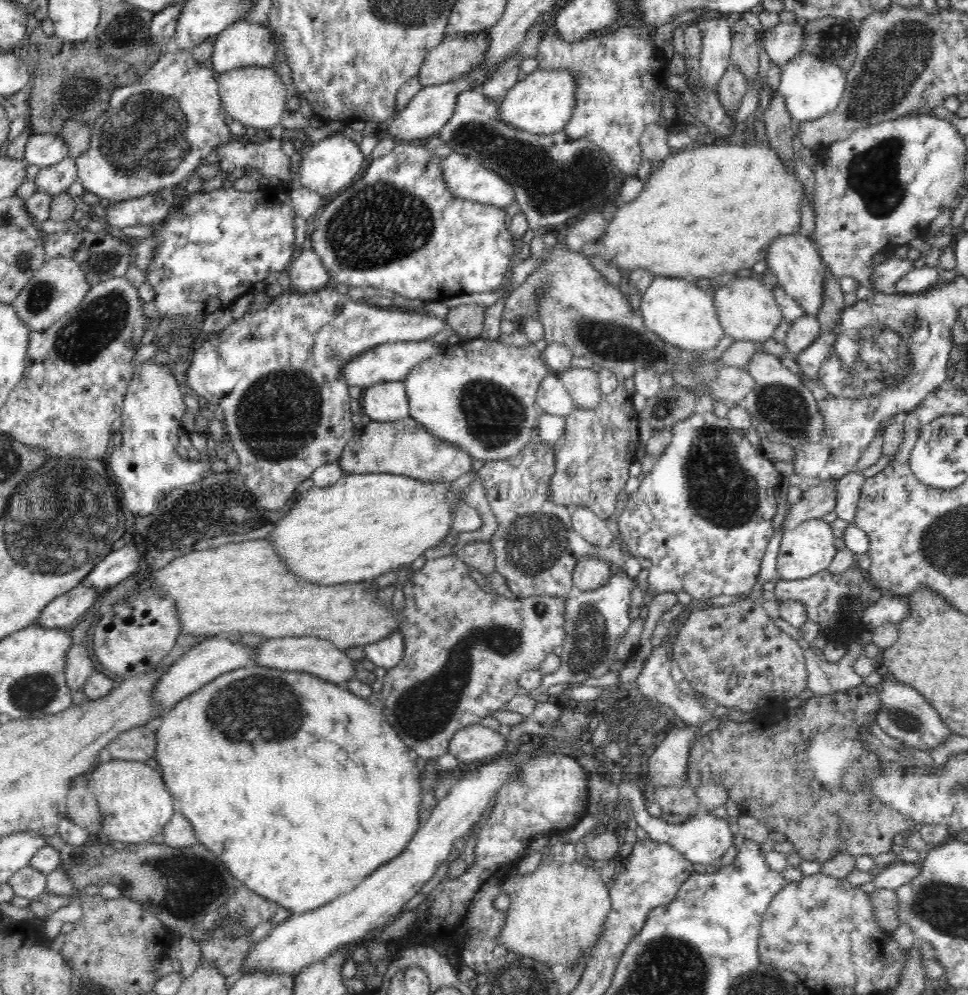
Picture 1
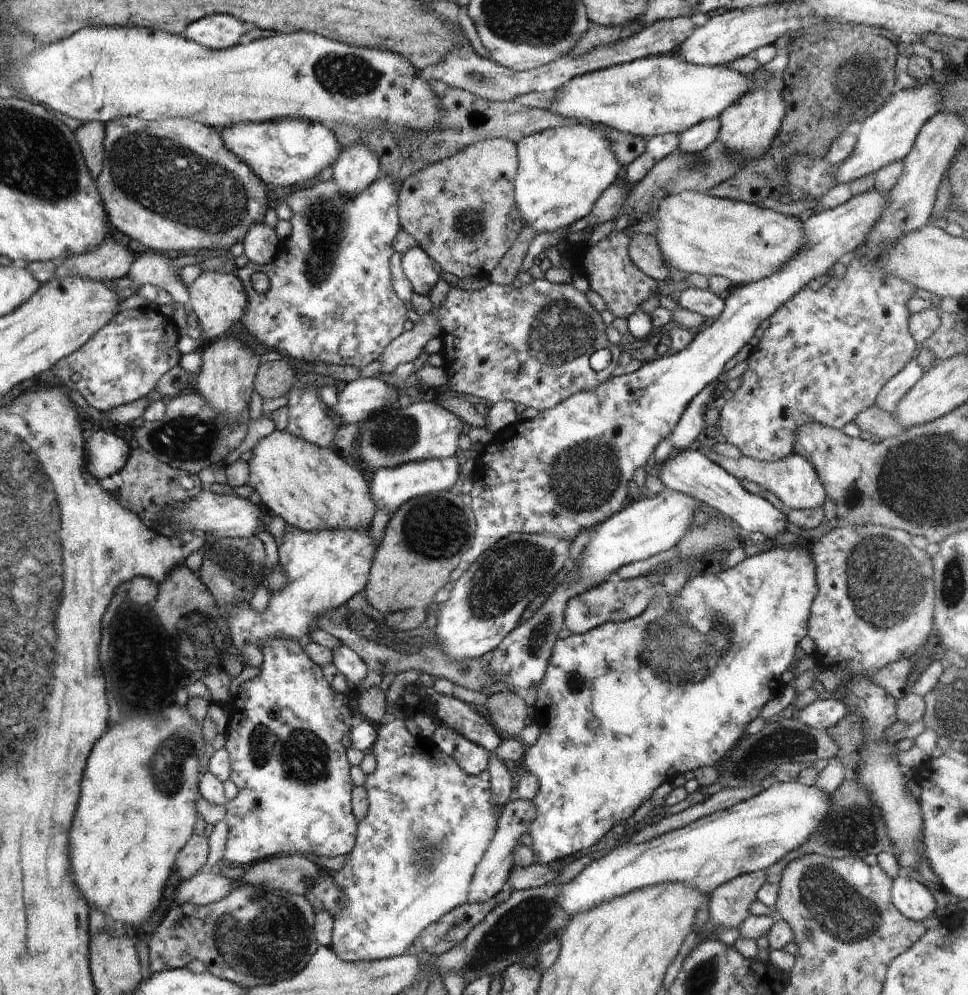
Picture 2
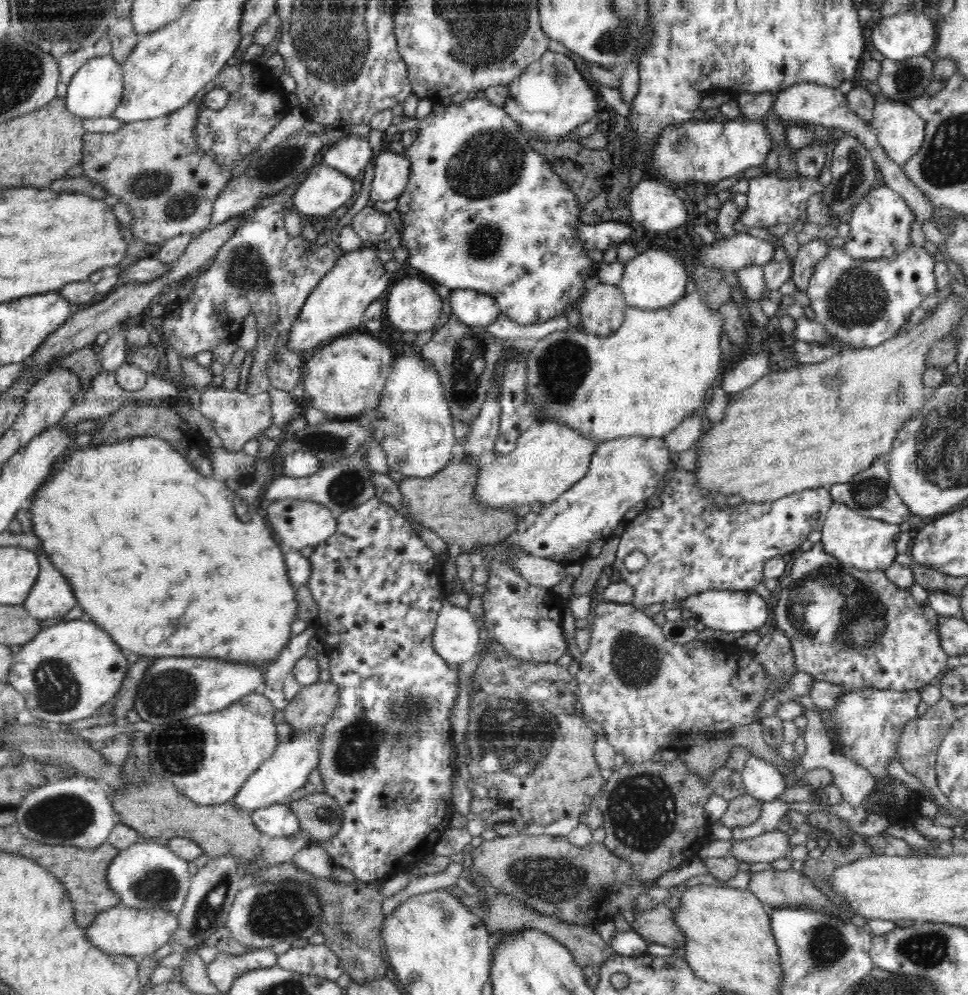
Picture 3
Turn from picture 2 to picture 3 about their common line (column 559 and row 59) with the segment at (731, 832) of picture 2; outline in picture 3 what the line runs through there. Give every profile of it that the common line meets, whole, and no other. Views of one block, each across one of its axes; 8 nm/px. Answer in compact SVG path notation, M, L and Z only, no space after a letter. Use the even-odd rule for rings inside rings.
M911 10L892 16L879 16L870 25L871 42L874 49L879 50L884 58L899 61L918 55L931 55L933 51L934 42L936 42L936 22L932 20L930 14Z

